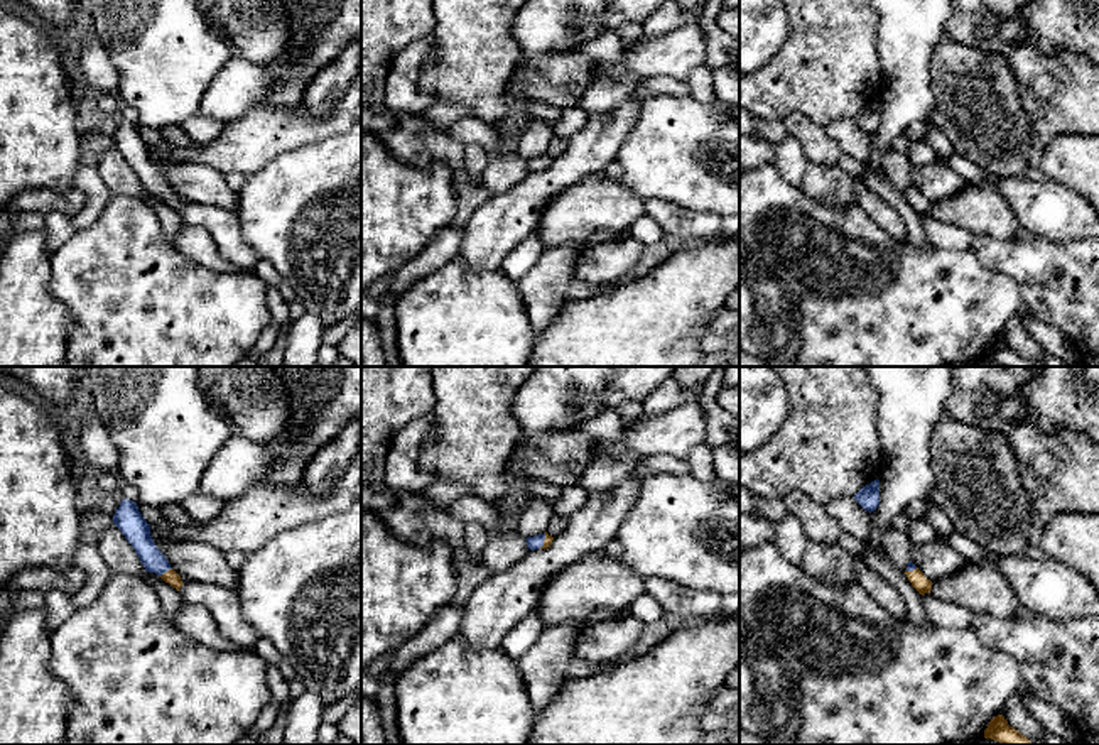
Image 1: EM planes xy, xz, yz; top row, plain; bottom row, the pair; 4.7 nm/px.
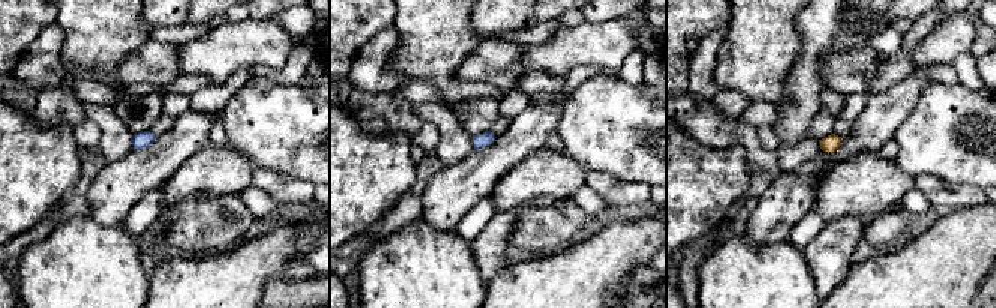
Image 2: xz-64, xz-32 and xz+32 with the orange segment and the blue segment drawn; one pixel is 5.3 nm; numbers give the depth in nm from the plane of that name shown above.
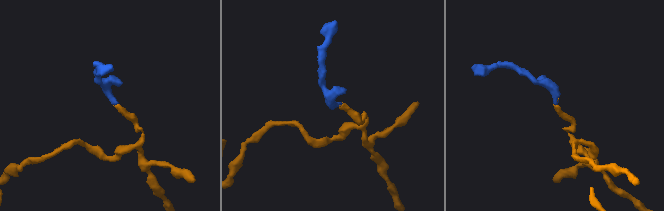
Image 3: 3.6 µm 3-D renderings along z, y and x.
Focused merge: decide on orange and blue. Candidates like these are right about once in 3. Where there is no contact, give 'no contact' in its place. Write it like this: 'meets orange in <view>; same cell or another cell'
meets orange in xy; same cell

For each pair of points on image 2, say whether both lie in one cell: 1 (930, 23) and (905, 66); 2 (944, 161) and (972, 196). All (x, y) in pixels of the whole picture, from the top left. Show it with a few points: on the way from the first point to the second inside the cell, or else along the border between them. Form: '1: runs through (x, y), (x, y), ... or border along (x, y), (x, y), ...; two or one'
1: runs through (918, 32), (909, 41), (905, 54); one
2: border along (927, 175), (950, 182), (966, 182), (980, 188); two

